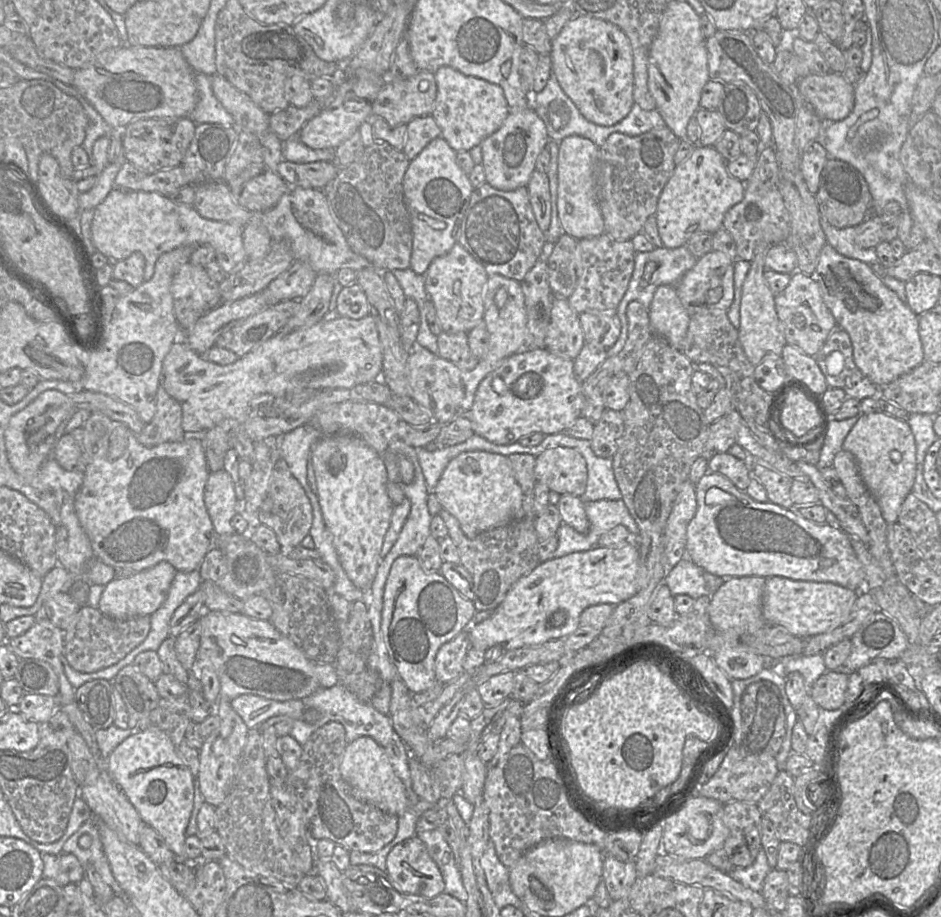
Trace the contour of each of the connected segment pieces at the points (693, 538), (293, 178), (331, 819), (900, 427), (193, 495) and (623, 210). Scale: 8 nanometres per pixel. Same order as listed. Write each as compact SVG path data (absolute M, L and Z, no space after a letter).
M708 471L694 485L697 509L686 528L686 556L705 572L720 577L773 576L793 580L832 582L855 592L864 590L864 570L854 549L853 539L836 524L810 521L794 509L771 501L759 502L738 489L727 477Z
M281 161L276 172L290 185L323 189L337 173L332 161L294 163Z
M328 722L318 728L302 745L299 764L290 770L286 786L301 803L305 811L306 827L312 838L333 841L348 852L376 852L393 841L400 817L361 802L353 795L350 785L340 772L342 755L347 745L343 724Z
M884 413L859 414L857 421L846 436L843 449L856 459L860 476L877 501L884 520L890 524L897 521L901 505L911 493L916 476L916 444L910 426L905 420Z
M131 435L124 454L119 458L93 459L86 465L74 507L95 557L114 568L127 568L134 572L144 571L161 561L170 563L178 572L197 569L207 552L215 548L218 537L204 502L209 475L200 435L187 435L181 441L156 446L144 446Z
M663 127L638 136L612 133L599 146L594 164L594 182L596 199L604 220L604 233L613 239L625 241L640 234L646 220L655 215L661 192L676 167L674 160L681 139L671 129Z

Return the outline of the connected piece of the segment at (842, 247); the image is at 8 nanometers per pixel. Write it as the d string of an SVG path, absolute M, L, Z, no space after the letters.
M823 219L821 226L826 236L827 244L831 245L839 254L868 264L878 263L874 248L864 249L856 245L854 241L855 227L837 228Z

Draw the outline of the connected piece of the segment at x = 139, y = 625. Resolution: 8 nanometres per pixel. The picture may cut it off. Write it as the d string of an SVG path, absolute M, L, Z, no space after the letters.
M83 606L81 613L65 631L64 656L78 672L94 672L117 664L140 645L150 631L150 616L118 620L101 613L96 607Z

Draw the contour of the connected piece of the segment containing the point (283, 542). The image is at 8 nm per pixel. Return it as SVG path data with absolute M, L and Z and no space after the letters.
M279 459L274 463L269 491L260 505L258 520L261 525L271 528L280 545L280 553L288 551L302 543L308 536L313 521L313 510L308 496L299 481L291 474L287 463Z

